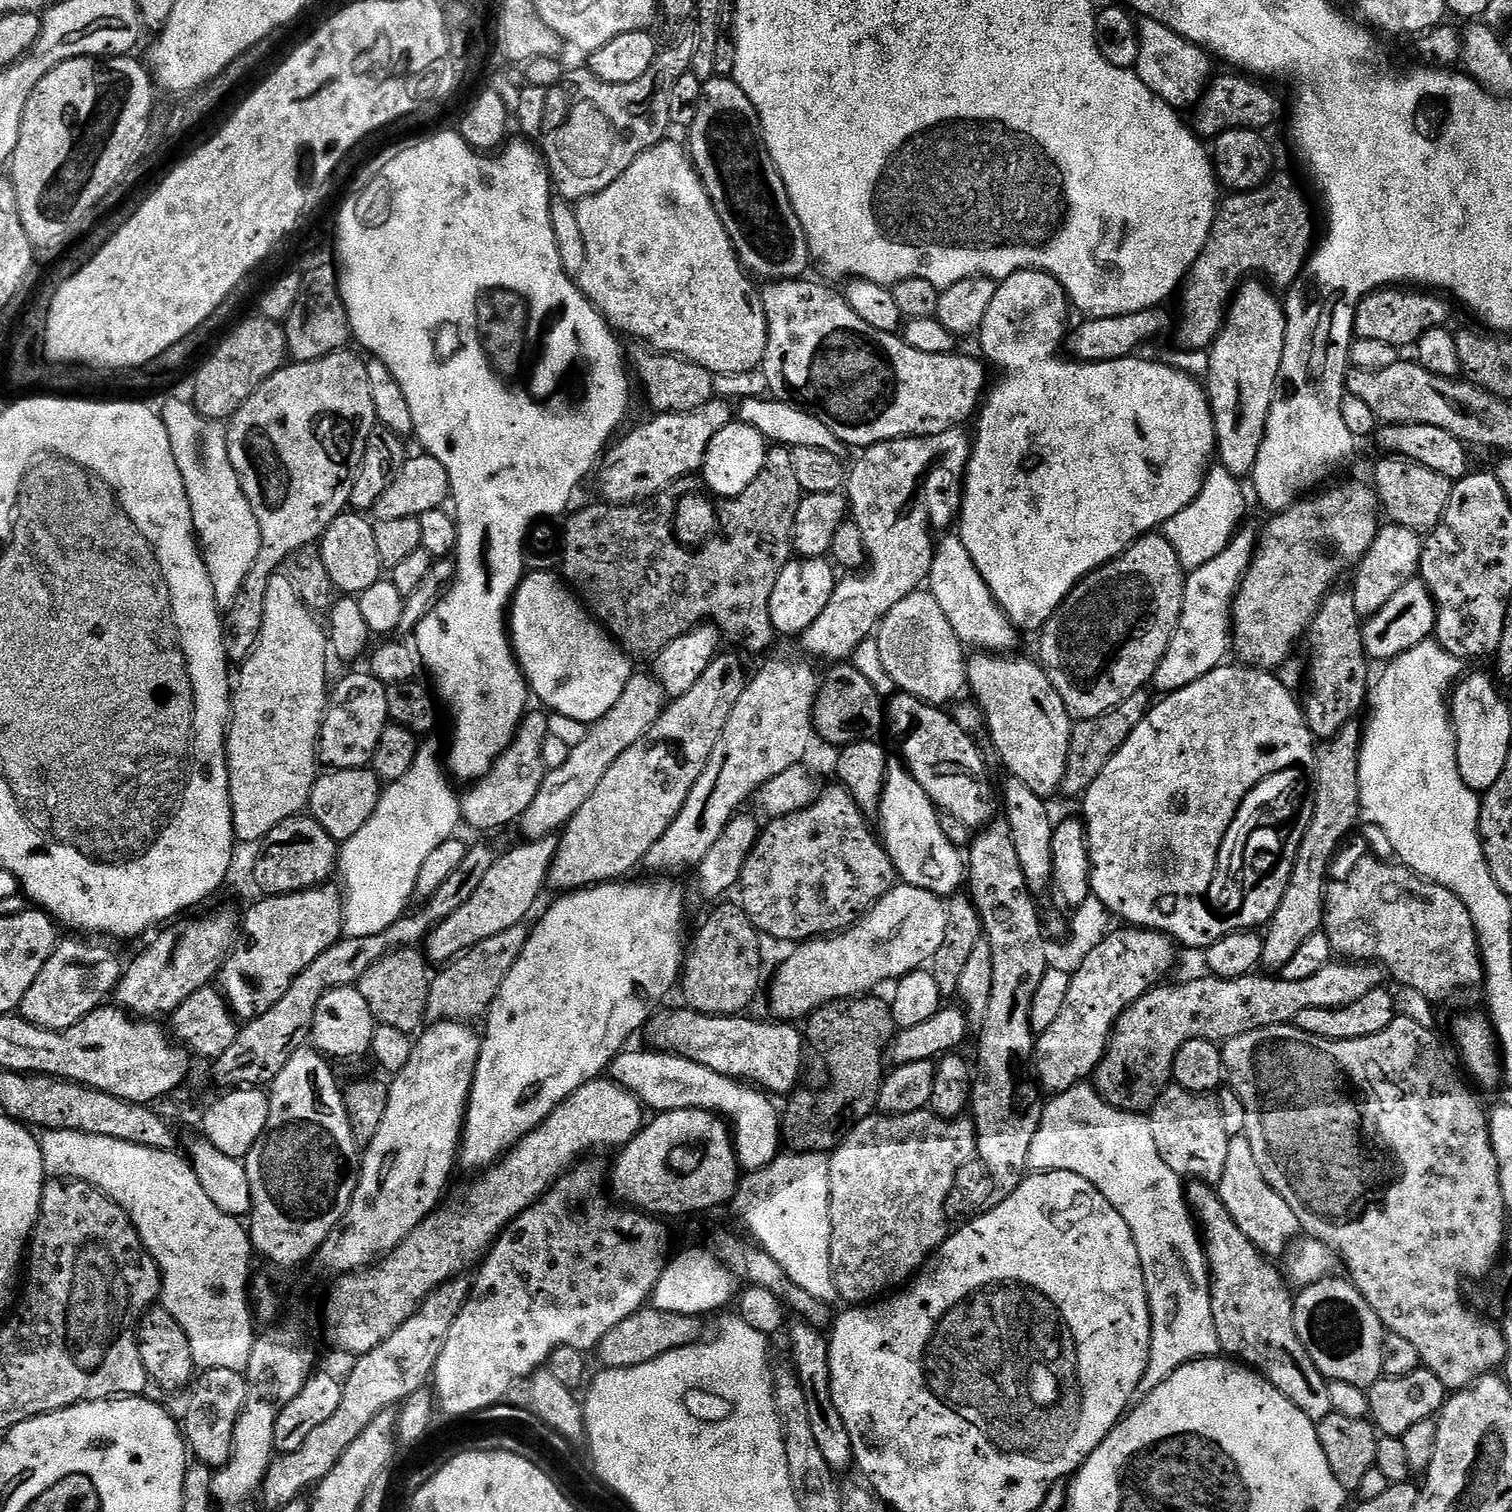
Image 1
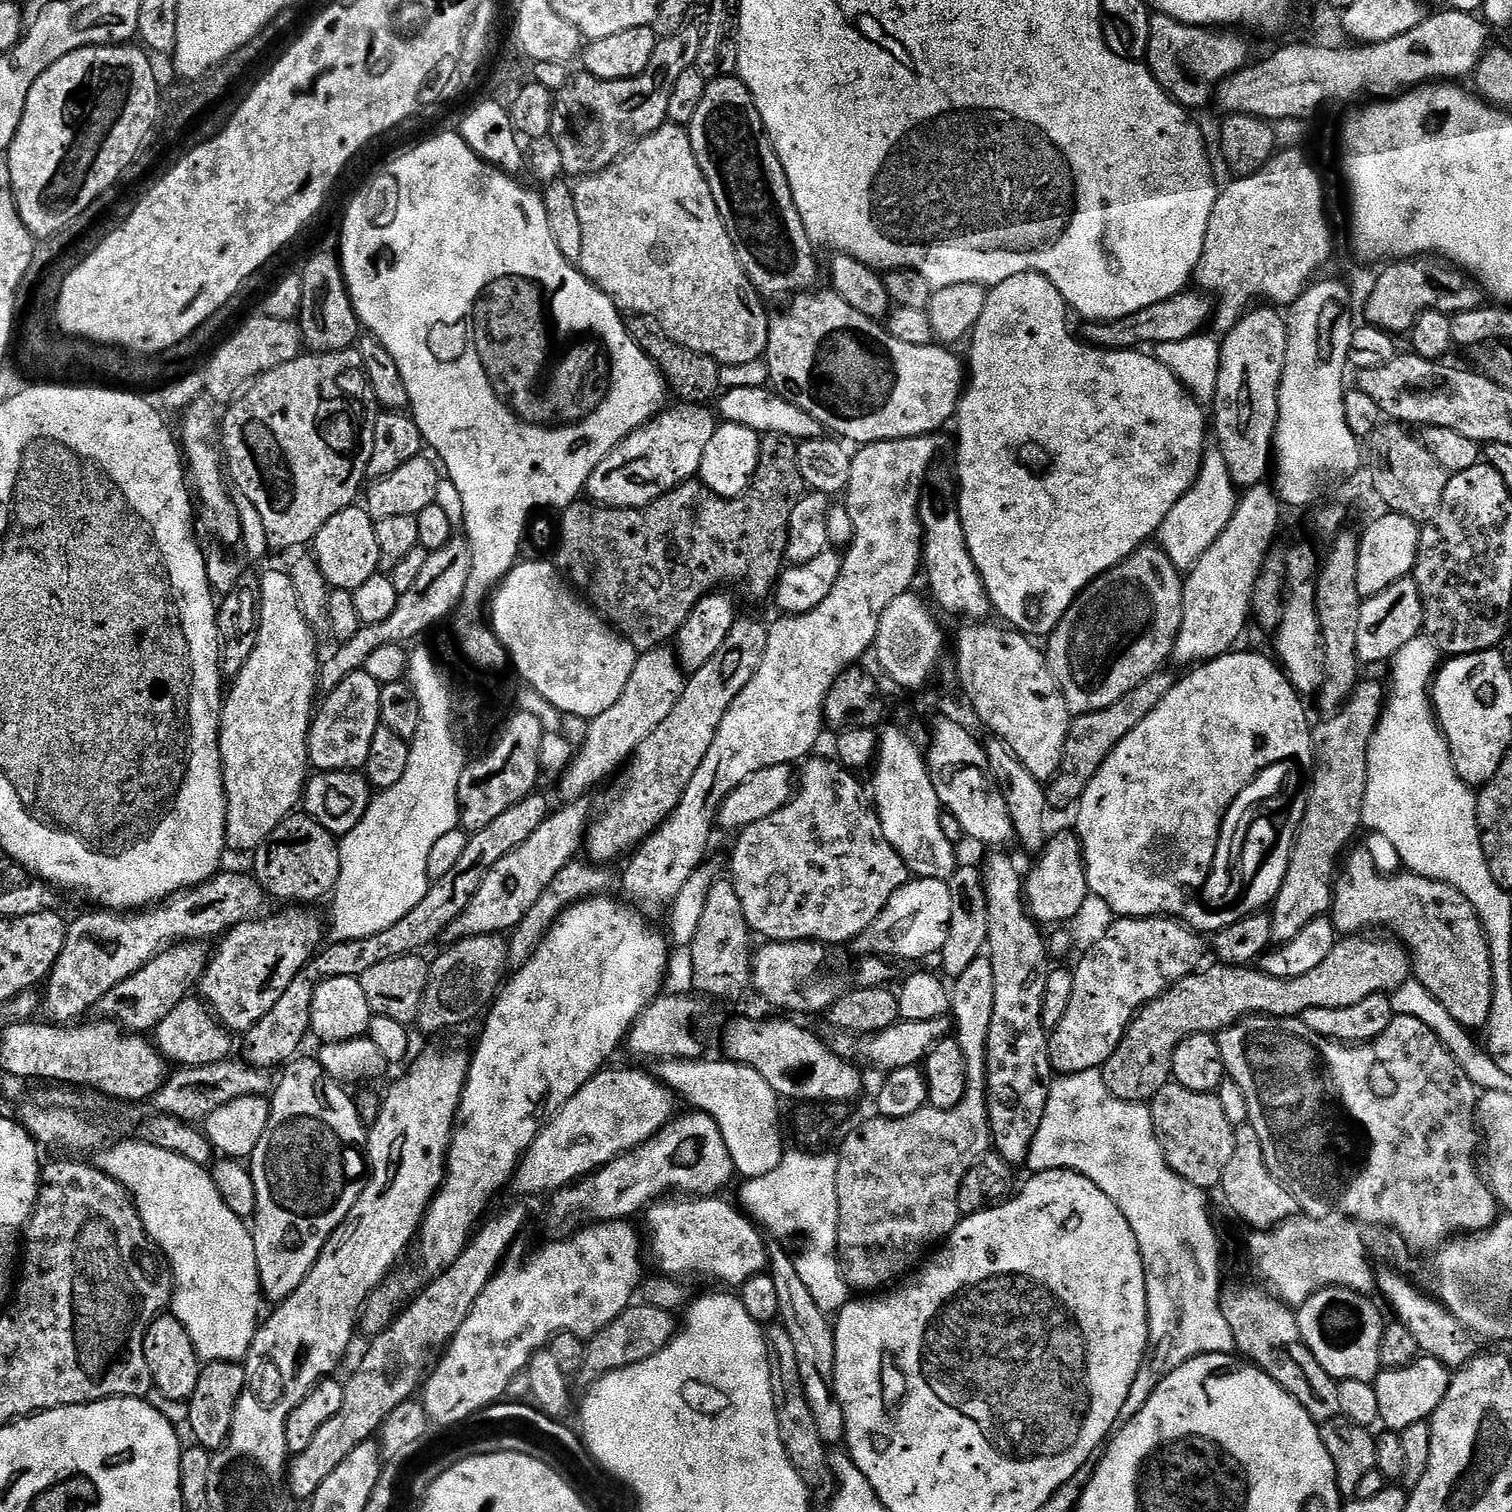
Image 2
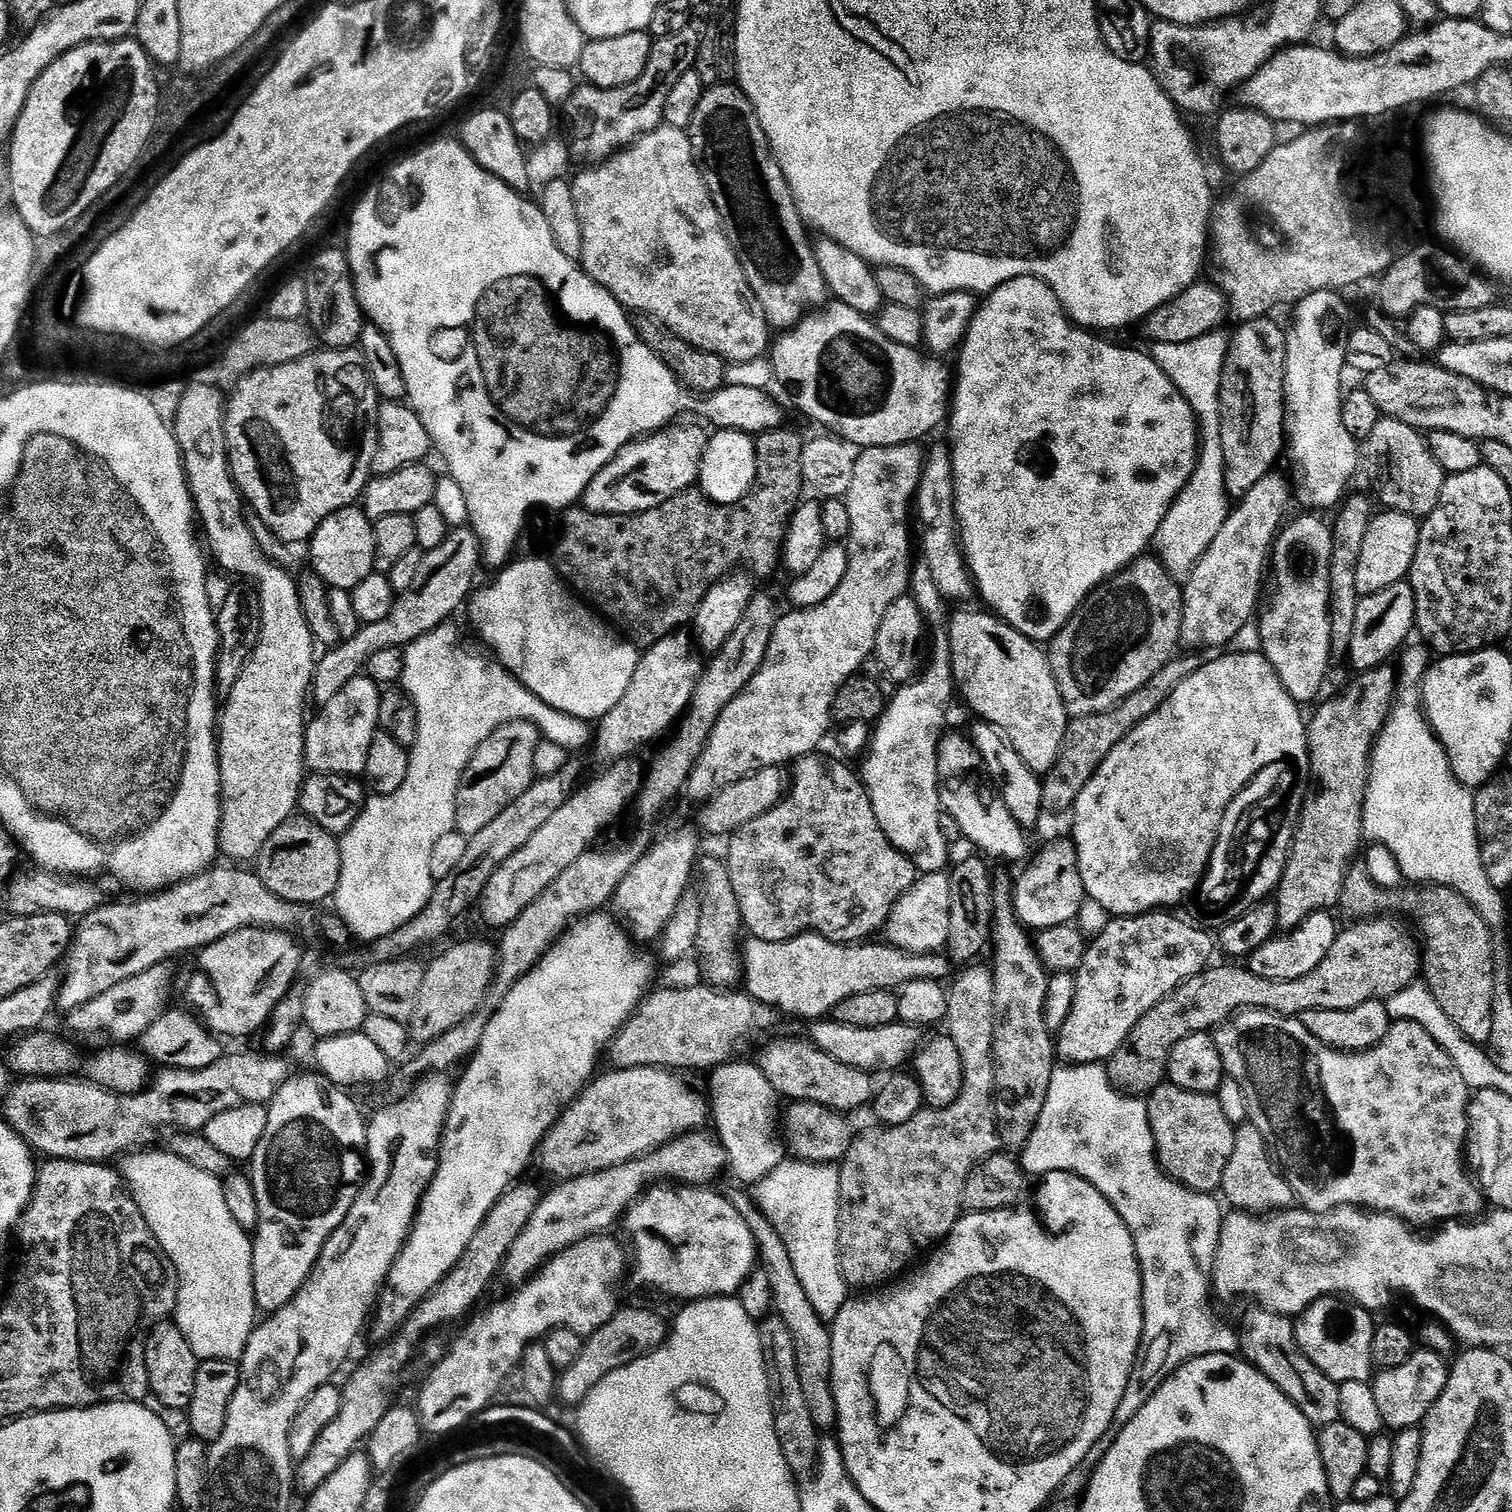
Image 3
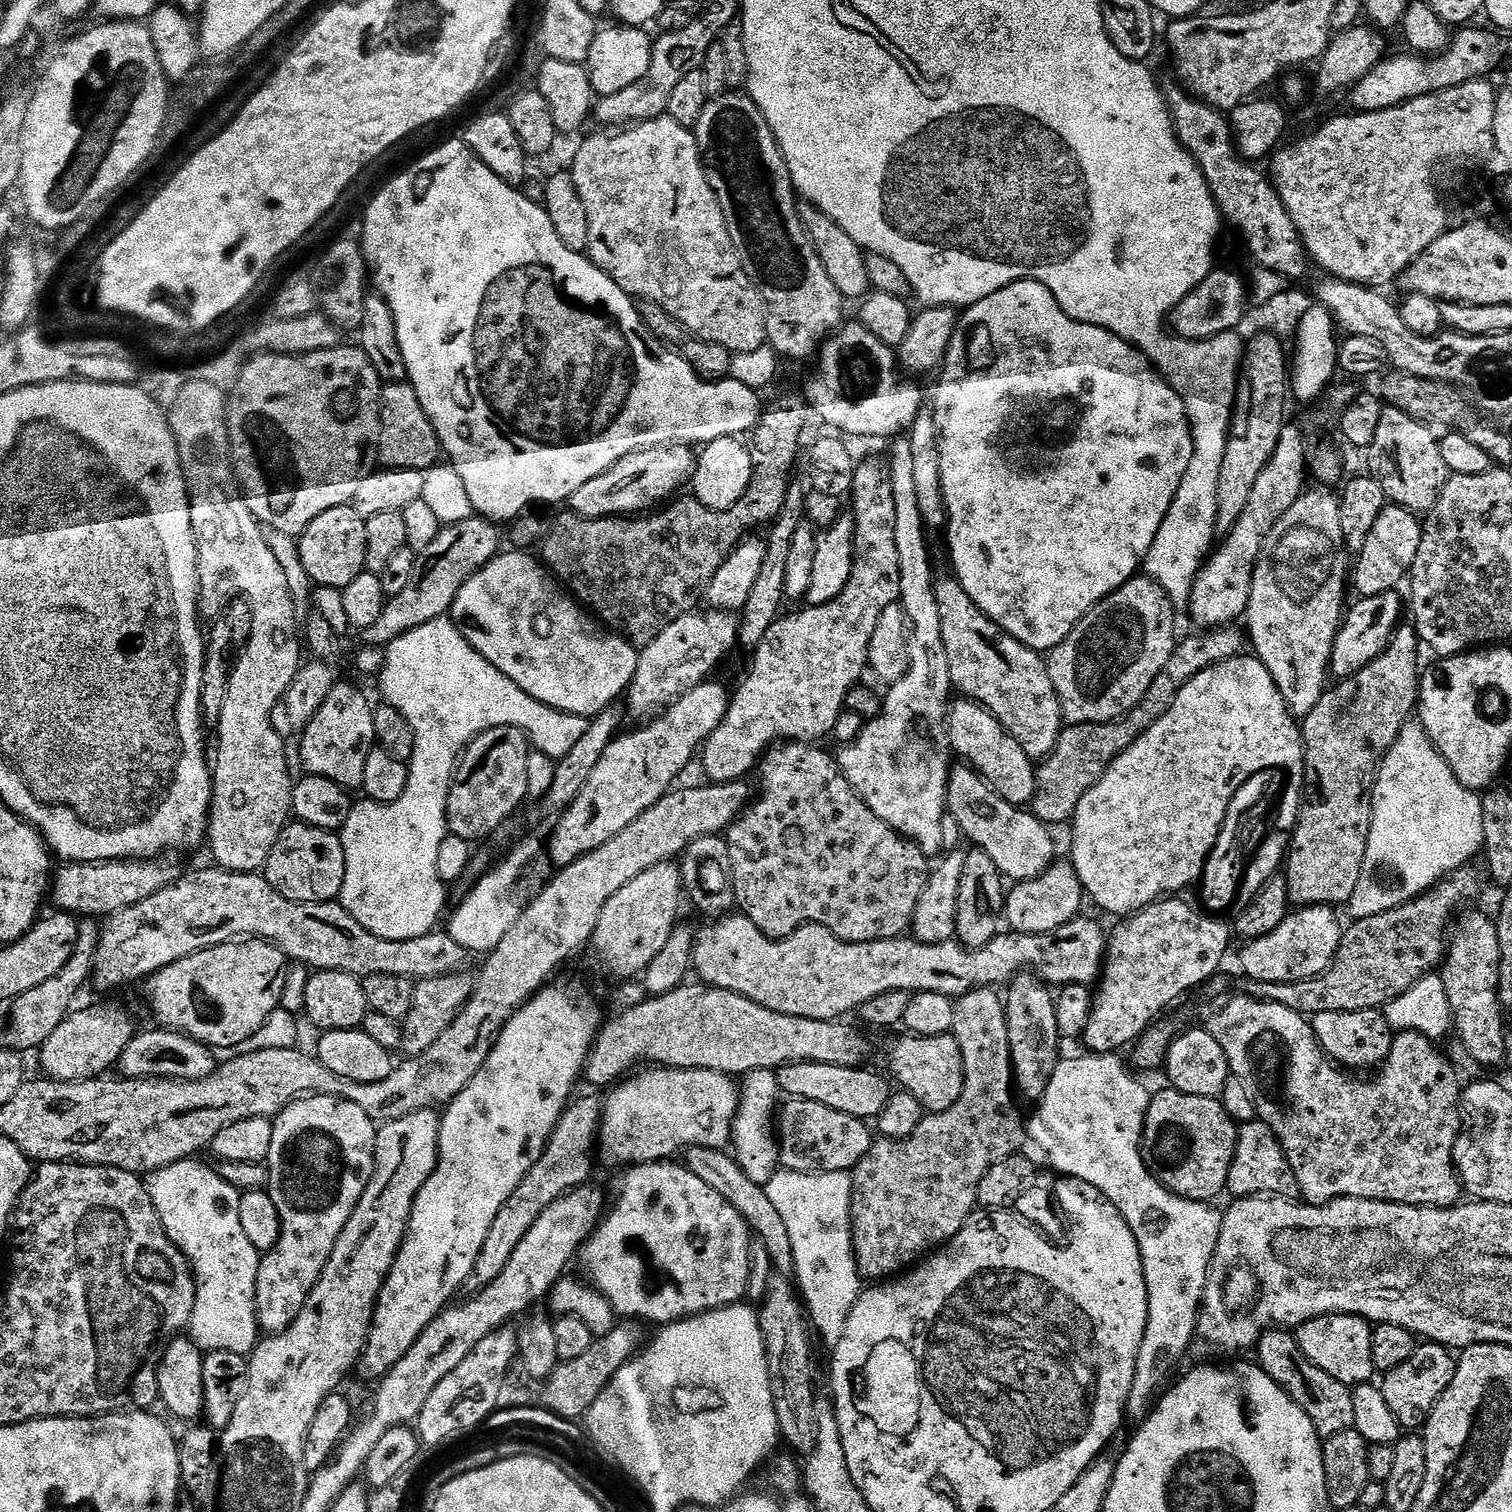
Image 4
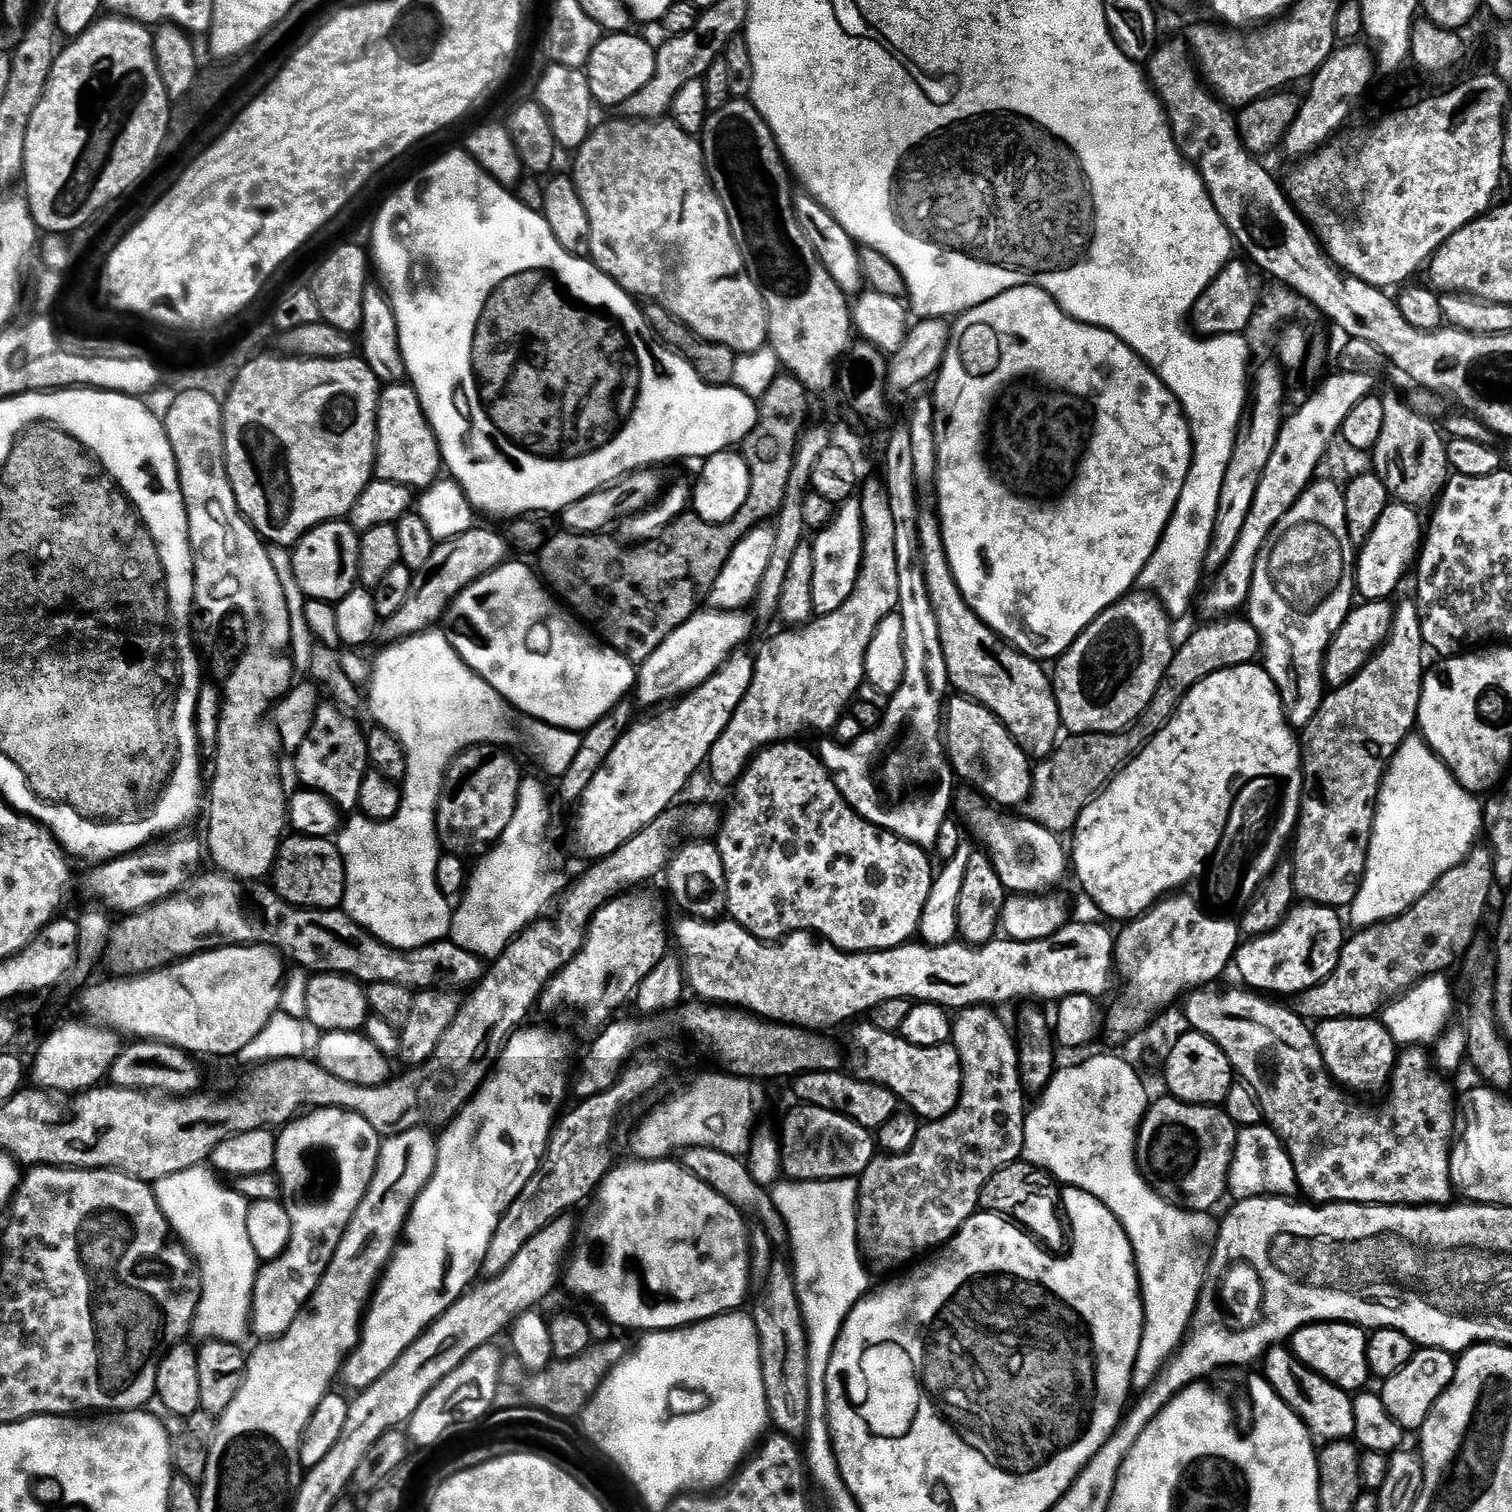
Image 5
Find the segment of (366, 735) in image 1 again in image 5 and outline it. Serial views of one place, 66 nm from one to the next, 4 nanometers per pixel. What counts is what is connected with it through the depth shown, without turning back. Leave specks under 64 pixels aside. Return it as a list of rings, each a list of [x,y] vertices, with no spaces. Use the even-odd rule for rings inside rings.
[[[332,702],[321,703],[316,711],[314,726],[306,734],[306,742],[295,749],[296,772],[305,789],[329,796],[337,808],[355,809],[360,802],[362,778],[369,771],[368,742],[365,729],[360,729],[352,721],[353,717]]]

